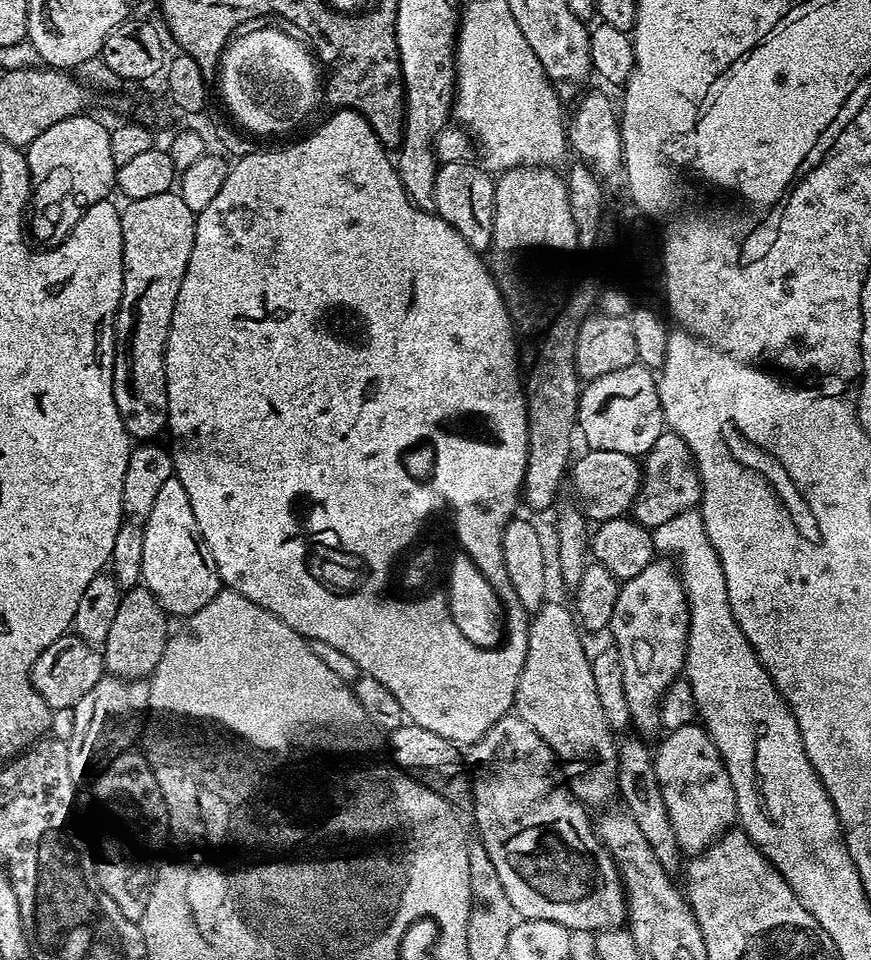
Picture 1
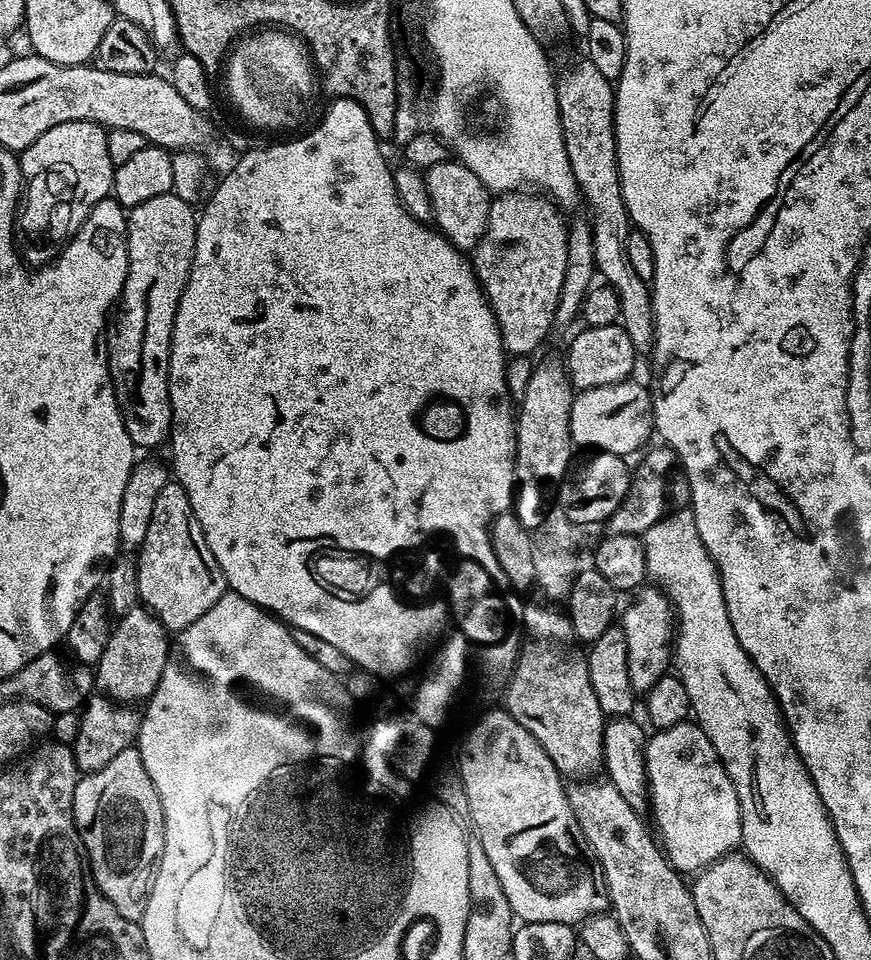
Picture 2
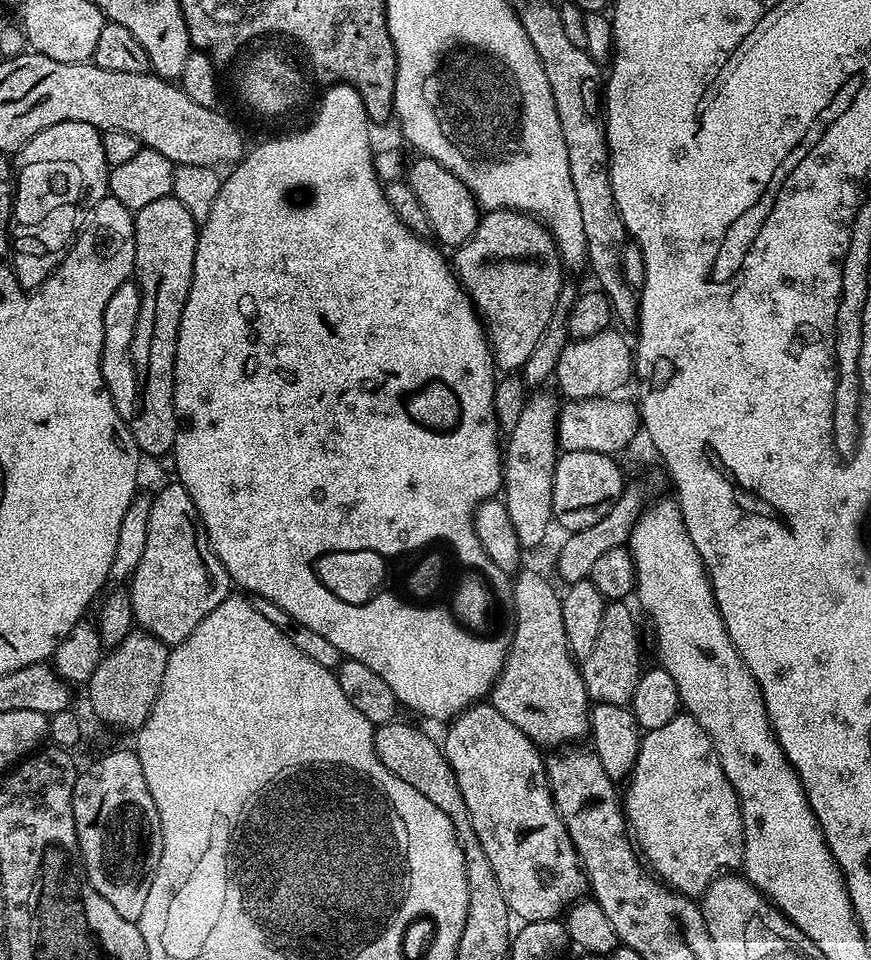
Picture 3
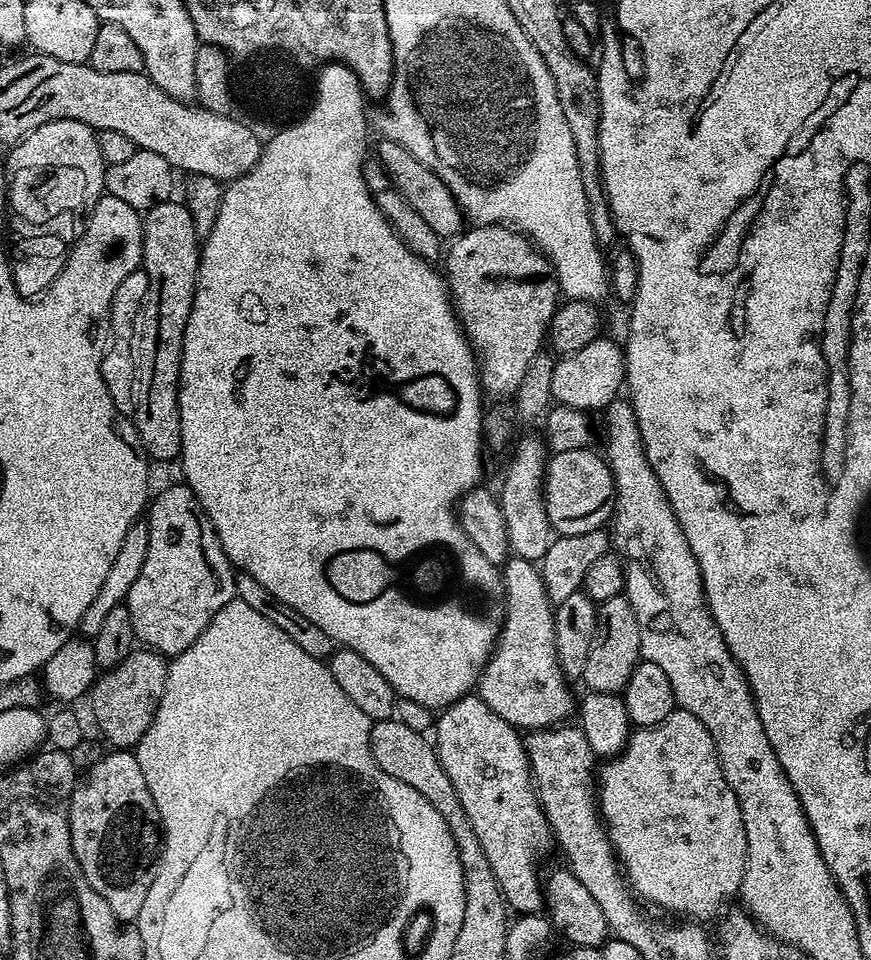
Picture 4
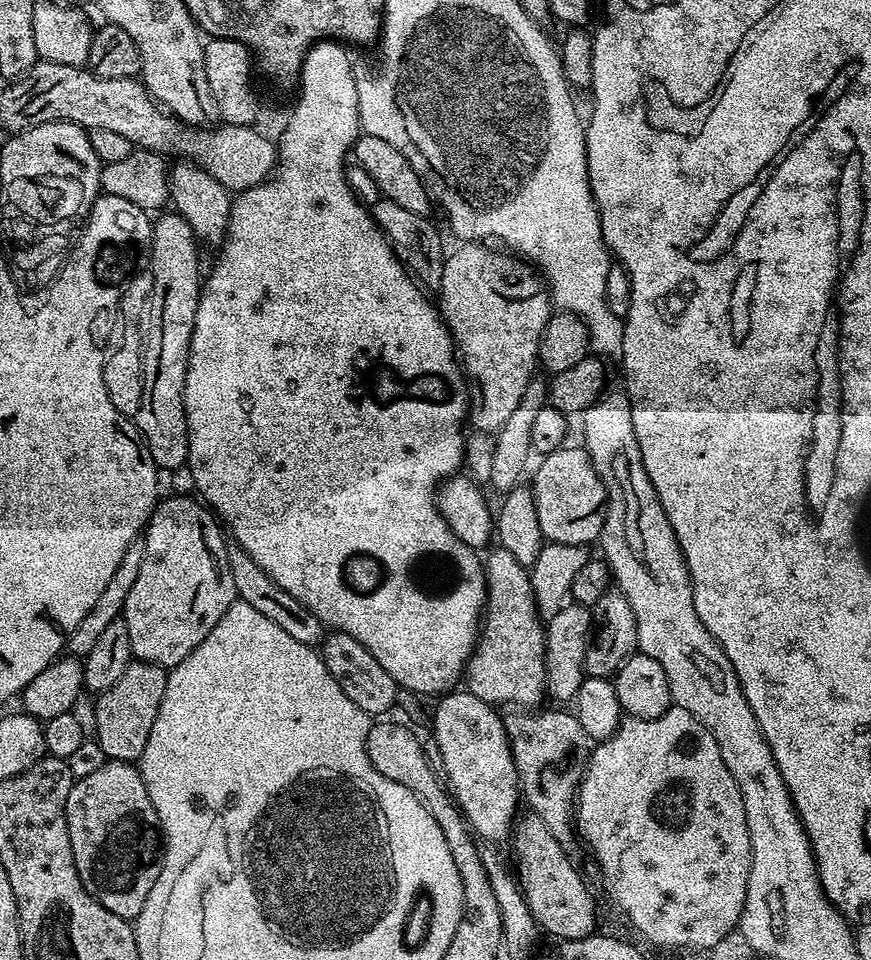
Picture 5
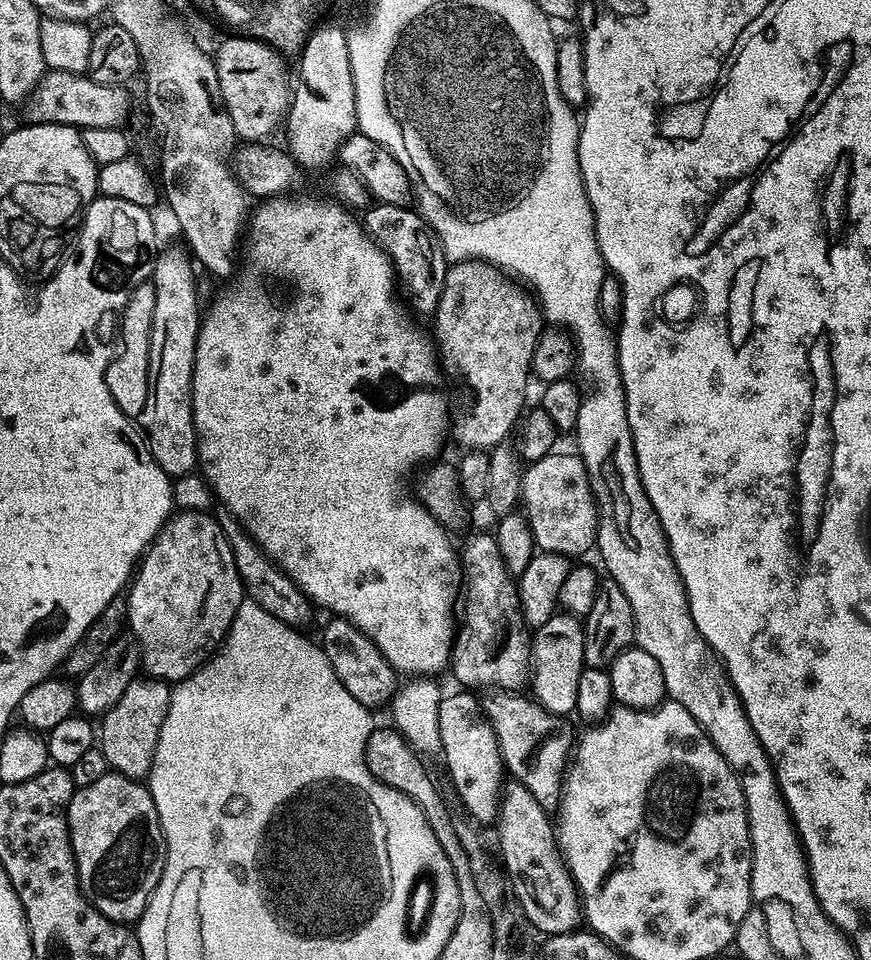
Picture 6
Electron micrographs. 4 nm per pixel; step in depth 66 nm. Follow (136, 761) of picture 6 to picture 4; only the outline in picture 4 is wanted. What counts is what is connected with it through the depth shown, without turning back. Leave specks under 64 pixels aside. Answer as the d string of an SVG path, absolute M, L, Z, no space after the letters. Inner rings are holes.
M134 650L122 662L118 662L118 666L97 675L90 701L92 716L104 735L102 740L105 745L116 750L132 750L139 744L142 734L150 730L150 722L154 722L158 702L162 702L168 665L169 661L158 652Z

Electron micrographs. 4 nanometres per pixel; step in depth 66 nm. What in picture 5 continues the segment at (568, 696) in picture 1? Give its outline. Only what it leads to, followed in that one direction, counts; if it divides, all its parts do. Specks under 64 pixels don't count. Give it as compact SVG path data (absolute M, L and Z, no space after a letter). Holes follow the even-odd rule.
M492 546L487 549L488 557L485 555L482 560L484 569L484 580L488 584L488 598L484 601L484 611L482 613L482 623L476 638L476 646L472 650L472 655L469 656L466 665L466 680L468 676L467 691L473 692L478 698L482 698L482 702L493 706L501 706L500 704L508 704L504 706L536 706L540 699L545 699L546 685L544 683L544 629L541 617L536 611L536 599L532 593L532 578L529 569L525 565L520 564L514 554L510 554L510 550L499 546Z

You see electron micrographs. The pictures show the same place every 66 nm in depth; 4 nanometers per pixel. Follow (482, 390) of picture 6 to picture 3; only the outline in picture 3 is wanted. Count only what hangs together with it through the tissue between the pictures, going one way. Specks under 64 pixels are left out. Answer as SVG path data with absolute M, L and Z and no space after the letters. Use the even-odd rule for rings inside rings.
M499 208L493 212L485 211L480 217L480 224L472 237L462 247L455 249L454 271L464 292L472 299L484 325L492 358L497 369L512 374L524 367L530 354L537 345L542 330L546 330L554 313L555 302L566 277L560 273L562 261L556 251L556 243L552 241L552 233L527 212L517 212L511 208Z

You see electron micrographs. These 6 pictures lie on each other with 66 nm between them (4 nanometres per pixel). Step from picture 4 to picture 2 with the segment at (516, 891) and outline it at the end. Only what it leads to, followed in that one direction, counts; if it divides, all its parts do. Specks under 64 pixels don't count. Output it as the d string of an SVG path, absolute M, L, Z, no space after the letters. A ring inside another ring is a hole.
M497 706L465 734L454 768L464 787L474 838L494 865L517 921L576 926L587 916L609 911L604 875L578 830L565 781L526 726Z

